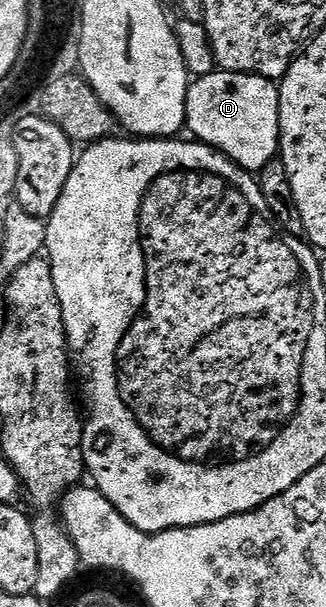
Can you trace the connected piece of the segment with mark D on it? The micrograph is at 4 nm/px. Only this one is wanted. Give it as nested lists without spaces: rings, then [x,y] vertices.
[[[215,71],[201,76],[189,86],[186,125],[193,138],[225,153],[245,174],[259,174],[280,153],[280,85],[257,73]]]

